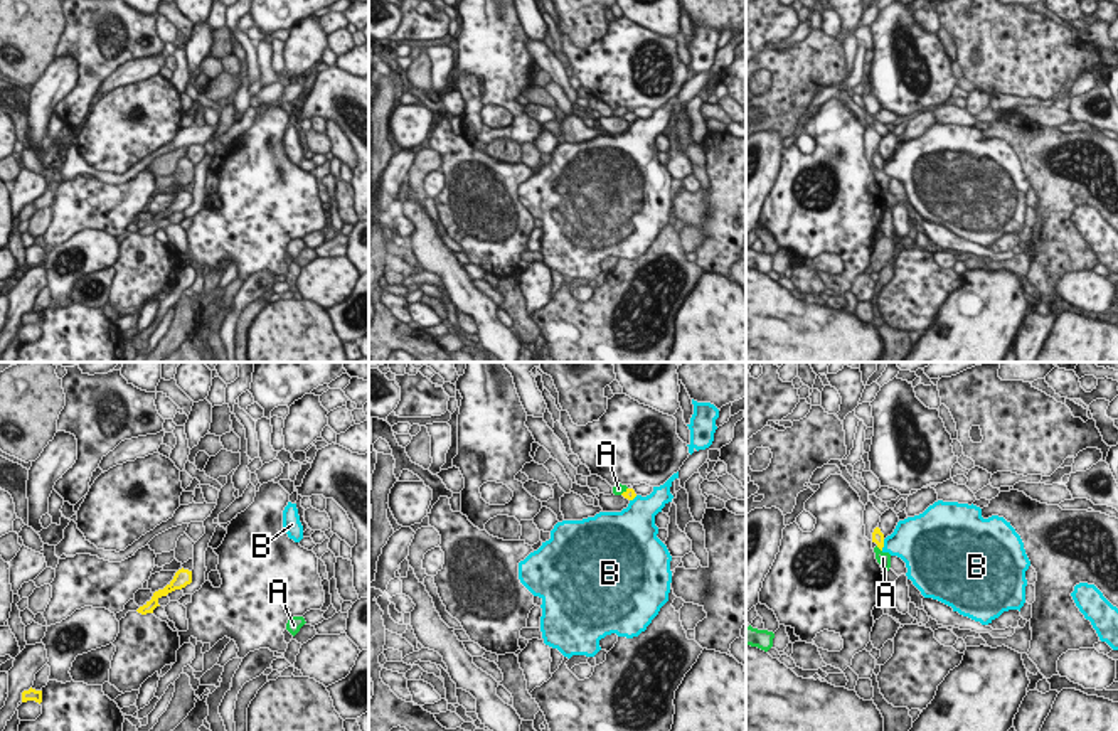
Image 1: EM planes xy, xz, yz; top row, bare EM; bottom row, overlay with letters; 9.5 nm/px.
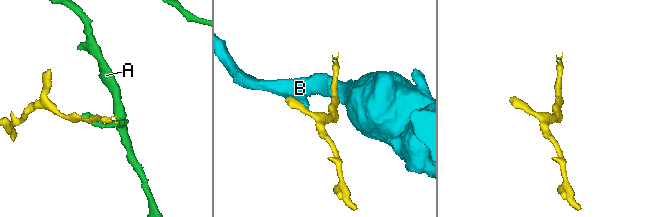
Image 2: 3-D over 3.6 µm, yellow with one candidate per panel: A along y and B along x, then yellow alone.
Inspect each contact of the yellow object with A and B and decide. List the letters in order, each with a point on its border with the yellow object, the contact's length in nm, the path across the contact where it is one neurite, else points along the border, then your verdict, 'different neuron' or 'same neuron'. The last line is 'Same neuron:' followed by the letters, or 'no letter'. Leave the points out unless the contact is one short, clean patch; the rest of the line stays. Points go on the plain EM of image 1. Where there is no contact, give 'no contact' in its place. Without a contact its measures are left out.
A: yz (879, 170) | 80 nm | along yz (876, 169), (881, 174) | different neuron
B: yz (883, 167) | 120 nm | along yz (884, 162), (881, 172) | different neuron
Same neuron: no letter

